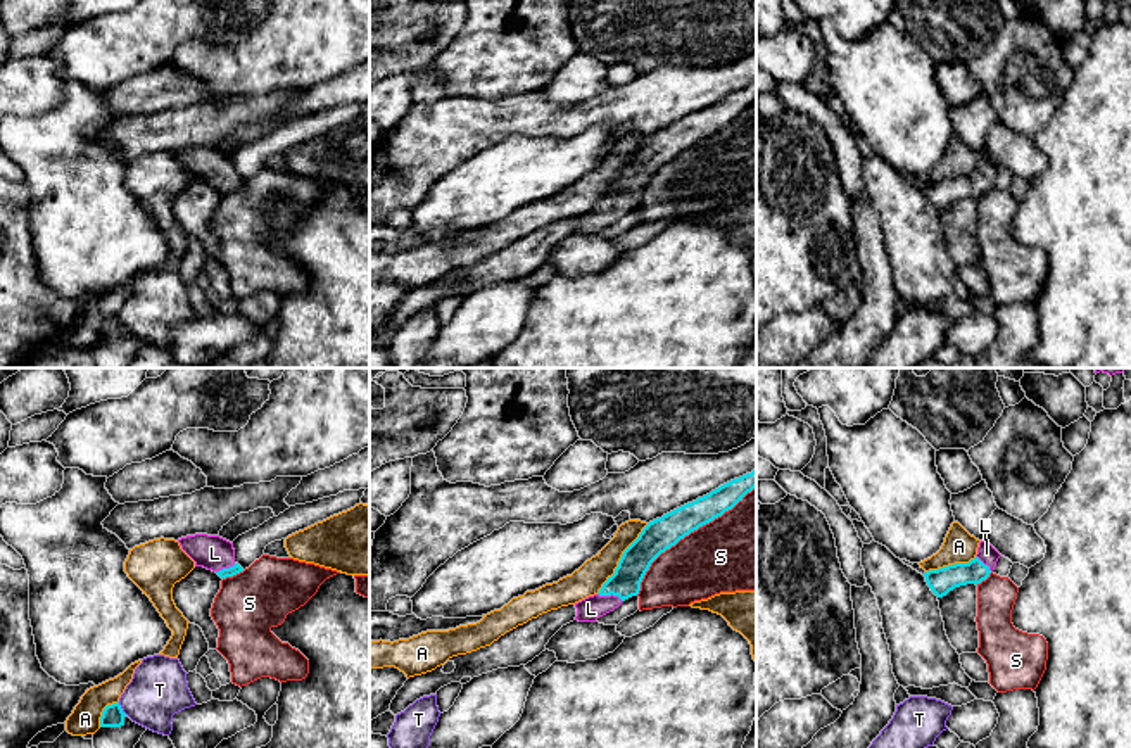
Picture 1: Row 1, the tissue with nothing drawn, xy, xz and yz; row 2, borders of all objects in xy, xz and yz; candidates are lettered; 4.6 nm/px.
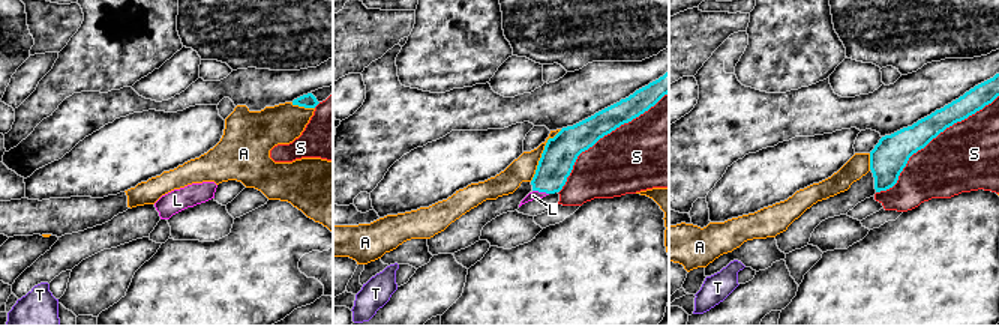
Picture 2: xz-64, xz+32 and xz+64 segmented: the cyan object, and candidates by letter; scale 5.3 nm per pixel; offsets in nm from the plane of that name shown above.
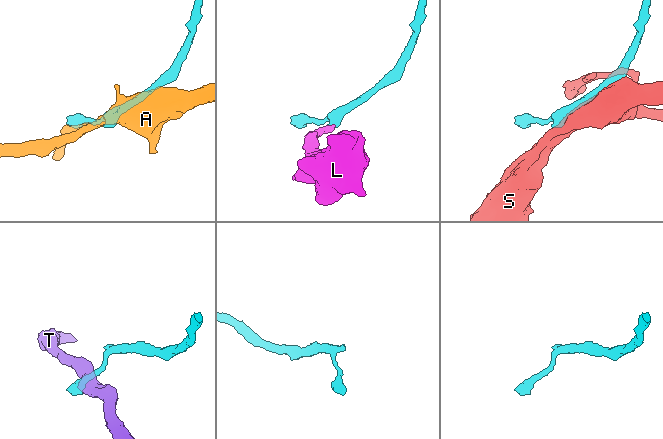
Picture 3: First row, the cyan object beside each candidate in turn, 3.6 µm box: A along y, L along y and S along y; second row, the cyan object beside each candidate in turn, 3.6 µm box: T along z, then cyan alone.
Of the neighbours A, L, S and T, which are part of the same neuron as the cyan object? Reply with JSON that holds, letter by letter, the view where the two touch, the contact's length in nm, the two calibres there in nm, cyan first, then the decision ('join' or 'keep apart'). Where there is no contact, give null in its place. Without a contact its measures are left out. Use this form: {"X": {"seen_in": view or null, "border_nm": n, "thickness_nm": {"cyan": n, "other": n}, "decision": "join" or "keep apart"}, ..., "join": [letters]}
{"A": {"seen_in": "xz", "border_nm": 400, "thickness_nm": {"cyan": 150, "other": 140}, "decision": "keep apart"}, "L": {"seen_in": "xz", "border_nm": 120, "thickness_nm": {"cyan": 140, "other": 110}, "decision": "join"}, "S": {"seen_in": "xz", "border_nm": 750, "thickness_nm": {"cyan": 150, "other": 360}, "decision": "keep apart"}, "T": {"seen_in": "xy", "border_nm": 80, "thickness_nm": {"cyan": 110, "other": 260}, "decision": "keep apart"}, "join": ["L"]}

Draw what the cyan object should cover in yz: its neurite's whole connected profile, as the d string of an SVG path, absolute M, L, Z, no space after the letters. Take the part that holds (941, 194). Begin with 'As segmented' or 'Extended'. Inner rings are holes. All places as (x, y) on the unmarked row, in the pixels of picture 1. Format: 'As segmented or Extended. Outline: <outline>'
Extended. Outline: M984 152L979 155L977 168L969 176L955 176L924 187L931 204L943 211L950 204L967 197L981 197L995 183L1001 168Z

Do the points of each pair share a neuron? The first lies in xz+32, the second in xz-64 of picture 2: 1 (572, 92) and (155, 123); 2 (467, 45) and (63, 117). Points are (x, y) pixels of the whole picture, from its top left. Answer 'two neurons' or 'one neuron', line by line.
1: two neurons
2: two neurons

